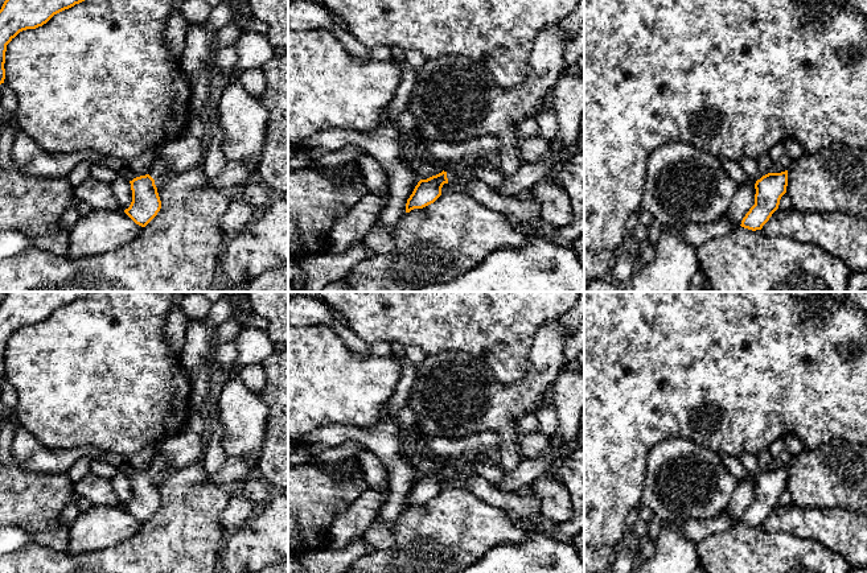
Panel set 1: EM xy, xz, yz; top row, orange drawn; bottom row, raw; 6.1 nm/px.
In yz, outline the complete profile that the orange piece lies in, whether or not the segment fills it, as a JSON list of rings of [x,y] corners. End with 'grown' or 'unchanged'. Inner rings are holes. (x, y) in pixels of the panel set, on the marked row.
[[[788,170],[768,173],[756,181],[755,205],[741,220],[741,227],[756,231],[769,220],[778,209],[781,197],[786,193]]]; unchanged

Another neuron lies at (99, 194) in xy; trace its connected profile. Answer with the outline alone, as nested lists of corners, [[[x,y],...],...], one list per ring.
[[[93,177],[82,181],[82,184],[73,190],[73,197],[89,203],[94,210],[122,210],[111,184]]]

